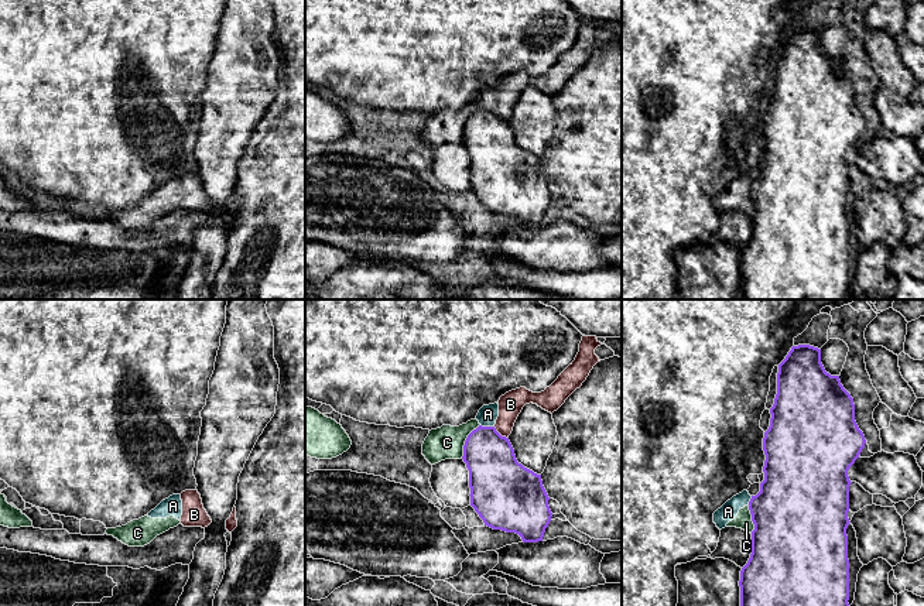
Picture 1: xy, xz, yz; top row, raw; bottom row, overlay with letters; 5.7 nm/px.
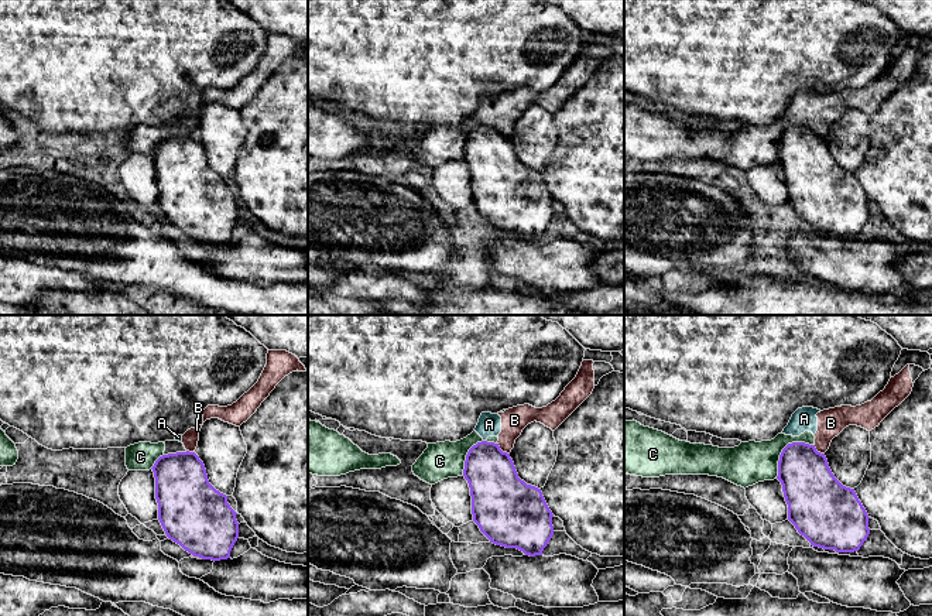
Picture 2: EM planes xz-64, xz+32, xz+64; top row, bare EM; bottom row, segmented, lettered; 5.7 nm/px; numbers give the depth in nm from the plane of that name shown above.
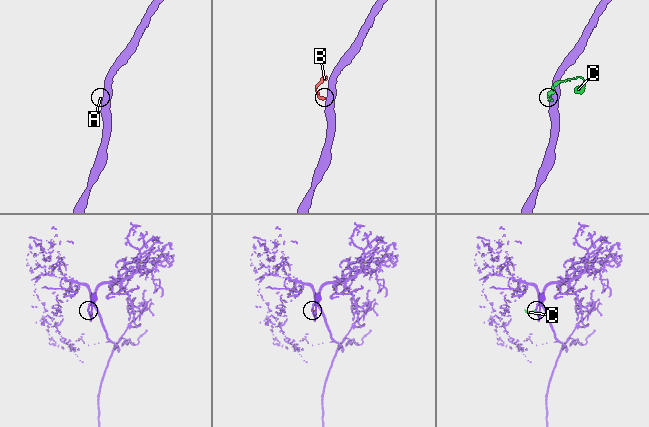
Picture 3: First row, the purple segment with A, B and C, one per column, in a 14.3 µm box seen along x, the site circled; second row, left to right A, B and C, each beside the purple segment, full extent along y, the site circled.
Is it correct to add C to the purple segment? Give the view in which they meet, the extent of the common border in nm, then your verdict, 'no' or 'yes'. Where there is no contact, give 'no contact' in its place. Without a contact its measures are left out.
contact in xz; length 220 nm; no

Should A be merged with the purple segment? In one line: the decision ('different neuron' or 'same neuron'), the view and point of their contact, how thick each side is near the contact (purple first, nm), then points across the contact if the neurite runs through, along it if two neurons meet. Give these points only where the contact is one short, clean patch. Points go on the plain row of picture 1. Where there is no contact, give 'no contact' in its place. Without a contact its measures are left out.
different neuron; contact xz (488, 110); calibres 280 and 110 nm; border xz (481, 108), (493, 110)

